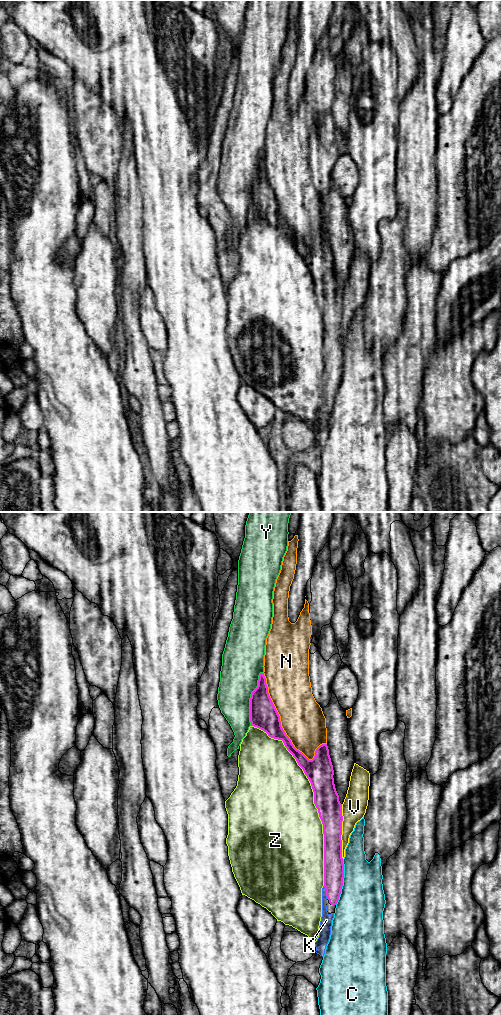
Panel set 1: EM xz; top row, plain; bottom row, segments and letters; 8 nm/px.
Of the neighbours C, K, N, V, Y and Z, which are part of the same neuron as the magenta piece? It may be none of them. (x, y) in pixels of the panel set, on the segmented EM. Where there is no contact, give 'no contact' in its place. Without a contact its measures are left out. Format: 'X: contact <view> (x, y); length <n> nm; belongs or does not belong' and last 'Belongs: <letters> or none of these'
C: contact xz (342, 882); length 380 nm; does not belong
K: contact xz (326, 892); length 110 nm; belongs
N: contact xz (279, 718); length 800 nm; does not belong
V: contact xz (341, 831); length 440 nm; does not belong
Y: contact xz (250, 699); length 440 nm; does not belong
Z: contact xz (314, 798); length 1400 nm; does not belong
Belongs: K

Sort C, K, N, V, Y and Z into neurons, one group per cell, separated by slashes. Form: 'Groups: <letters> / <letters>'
Groups: C / K / N / V / Y / Z

